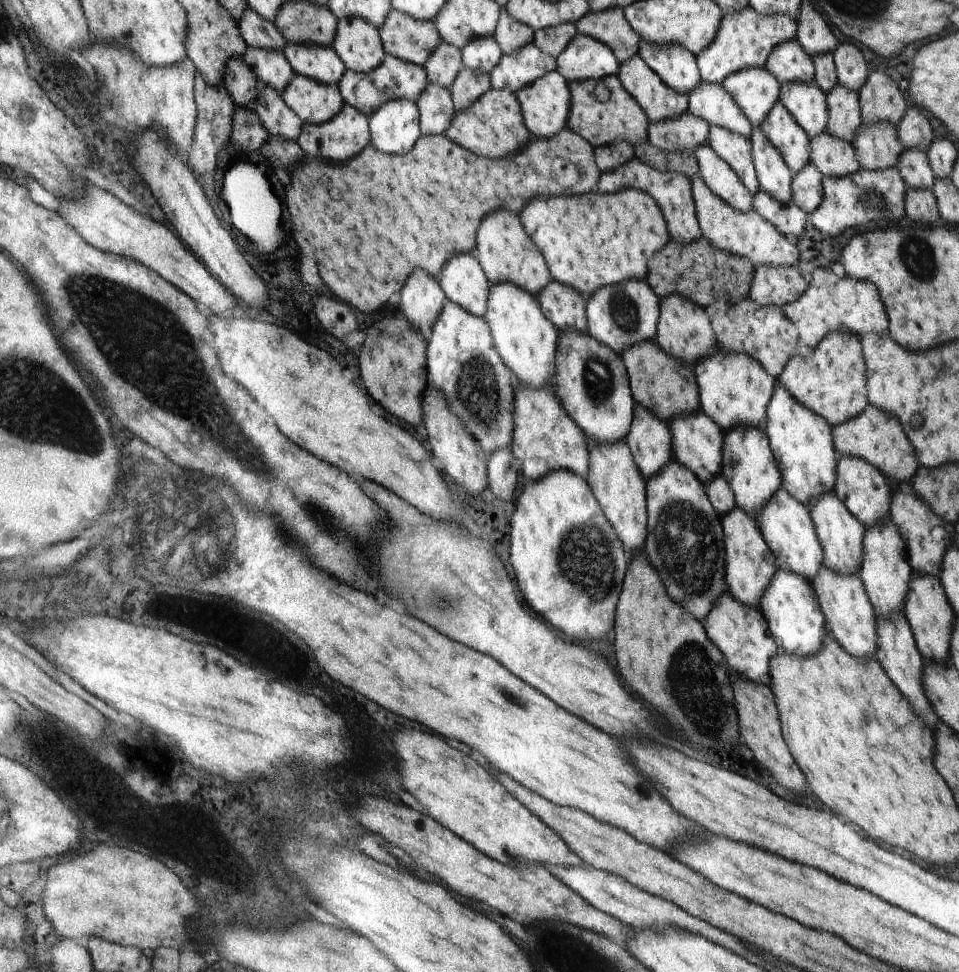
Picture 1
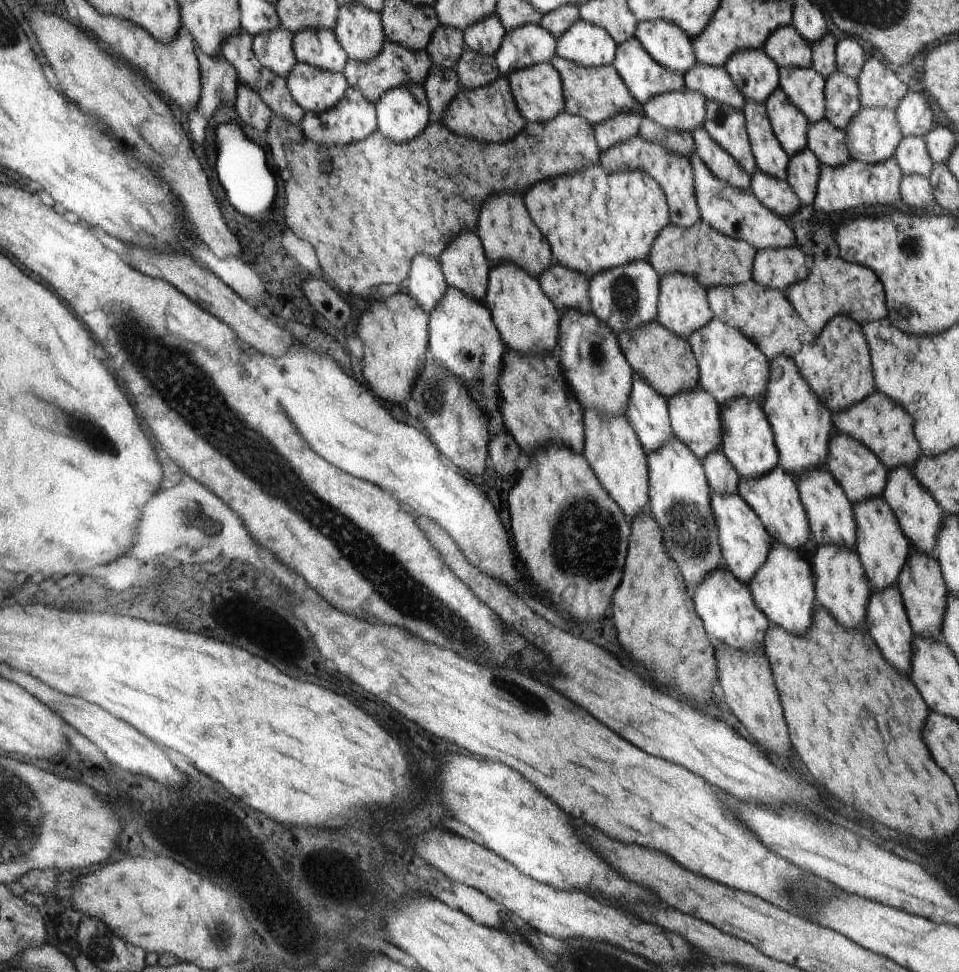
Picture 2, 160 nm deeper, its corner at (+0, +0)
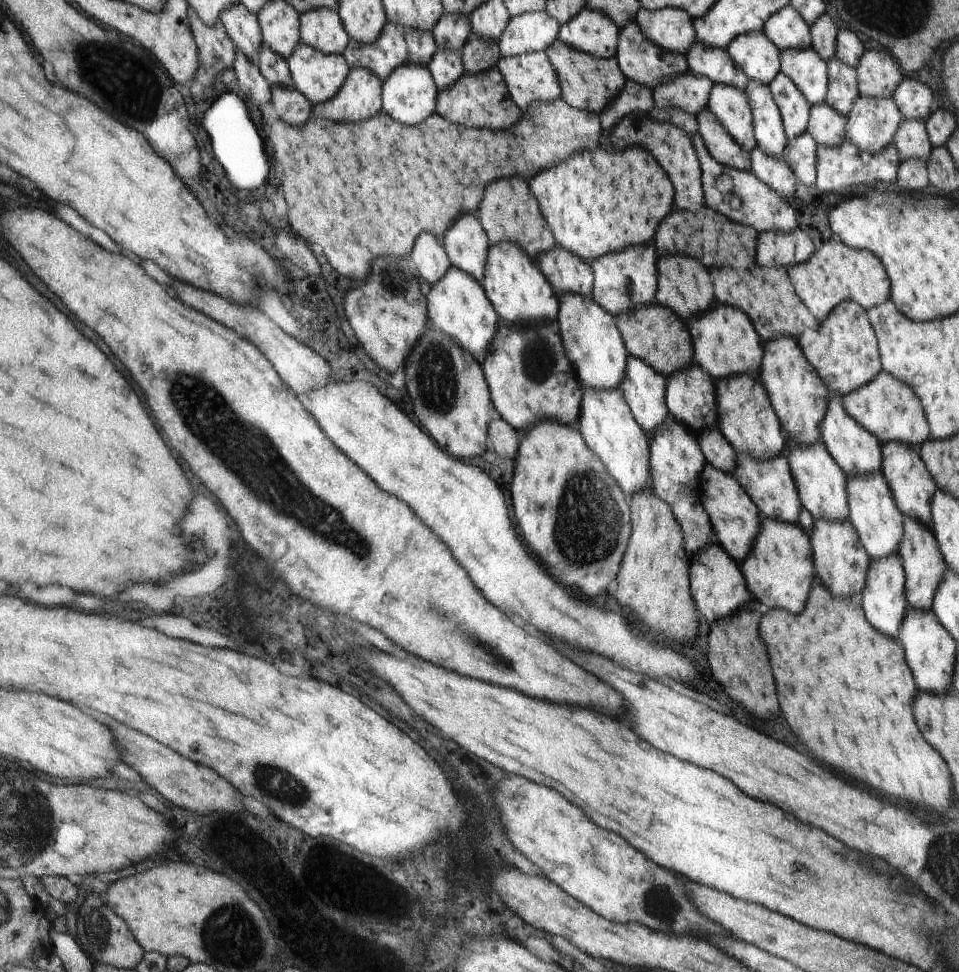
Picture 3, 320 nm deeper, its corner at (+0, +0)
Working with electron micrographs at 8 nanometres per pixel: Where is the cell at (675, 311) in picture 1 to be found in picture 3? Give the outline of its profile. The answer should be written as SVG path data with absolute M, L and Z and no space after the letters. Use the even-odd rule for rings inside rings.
M666 254L657 260L658 292L655 301L666 308L671 308L678 318L686 318L706 314L716 303L712 280L709 272L702 262L696 262L694 258L680 256L680 254Z

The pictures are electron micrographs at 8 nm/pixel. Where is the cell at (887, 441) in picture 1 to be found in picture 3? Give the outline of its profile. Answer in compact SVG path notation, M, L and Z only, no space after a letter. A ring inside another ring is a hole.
M884 370L866 386L844 396L842 406L846 414L850 414L860 426L870 430L870 434L880 438L883 445L888 442L900 442L900 444L906 444L908 448L919 449L929 440L930 430L928 430L928 422L926 422L926 414L920 398L914 394L910 386L886 374Z

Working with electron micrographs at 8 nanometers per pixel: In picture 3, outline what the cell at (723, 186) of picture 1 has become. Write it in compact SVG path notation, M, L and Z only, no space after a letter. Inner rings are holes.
M704 110L696 115L698 118L697 133L706 142L706 150L710 150L710 156L722 163L722 166L736 168L736 170L750 172L750 154L730 138L730 134L724 130L722 122L708 110Z

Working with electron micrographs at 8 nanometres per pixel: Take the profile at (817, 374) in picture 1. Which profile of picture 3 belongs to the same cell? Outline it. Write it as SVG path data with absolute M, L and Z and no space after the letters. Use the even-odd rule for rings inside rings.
M842 302L819 324L818 330L806 330L797 342L802 354L829 387L830 394L846 396L853 393L872 382L882 371L874 326L870 326L868 311L856 302Z

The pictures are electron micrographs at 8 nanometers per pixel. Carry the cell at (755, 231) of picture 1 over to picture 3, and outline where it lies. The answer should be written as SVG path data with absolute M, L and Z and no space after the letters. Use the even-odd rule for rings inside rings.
M696 133L692 136L694 150L698 154L698 162L701 170L706 170L706 202L705 205L722 216L730 218L732 222L750 226L758 232L776 232L786 234L796 230L798 224L794 210L787 204L787 200L776 194L770 186L760 182L752 171L740 171L736 168L722 166L722 163L710 156L710 150L706 150L706 142L702 136Z

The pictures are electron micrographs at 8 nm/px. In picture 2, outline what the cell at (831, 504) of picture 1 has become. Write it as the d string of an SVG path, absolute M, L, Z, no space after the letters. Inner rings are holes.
M812 467L802 471L798 476L798 486L801 491L802 502L805 503L805 511L810 519L814 538L818 546L833 545L848 547L855 550L856 544L856 518L852 512L850 498L838 484L837 479L826 467Z

